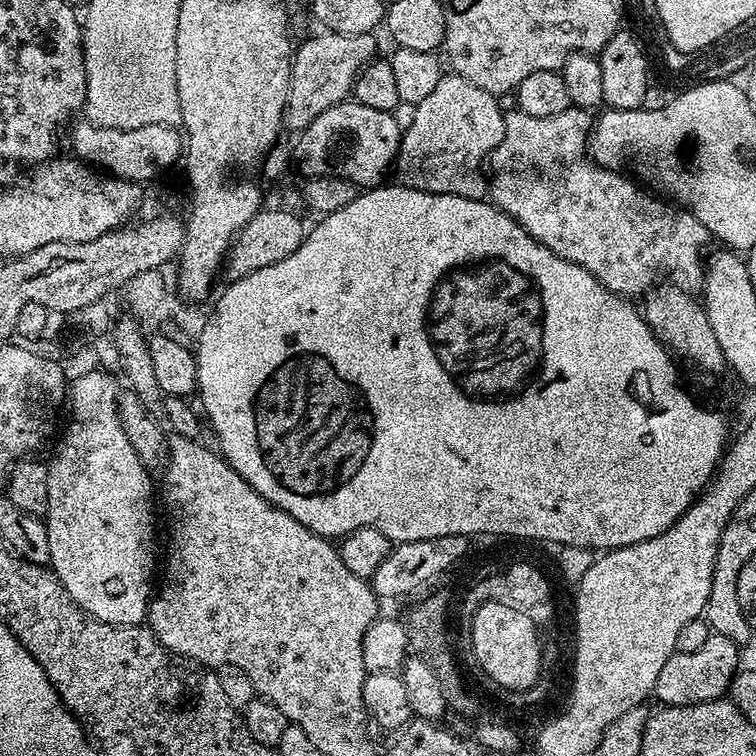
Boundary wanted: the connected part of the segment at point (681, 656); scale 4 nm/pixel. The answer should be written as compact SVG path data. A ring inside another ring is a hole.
M710 634L706 642L693 653L673 652L658 674L655 699L660 699L661 705L670 708L721 699L731 689L732 677L738 671L736 652L738 645L733 640L715 634Z

